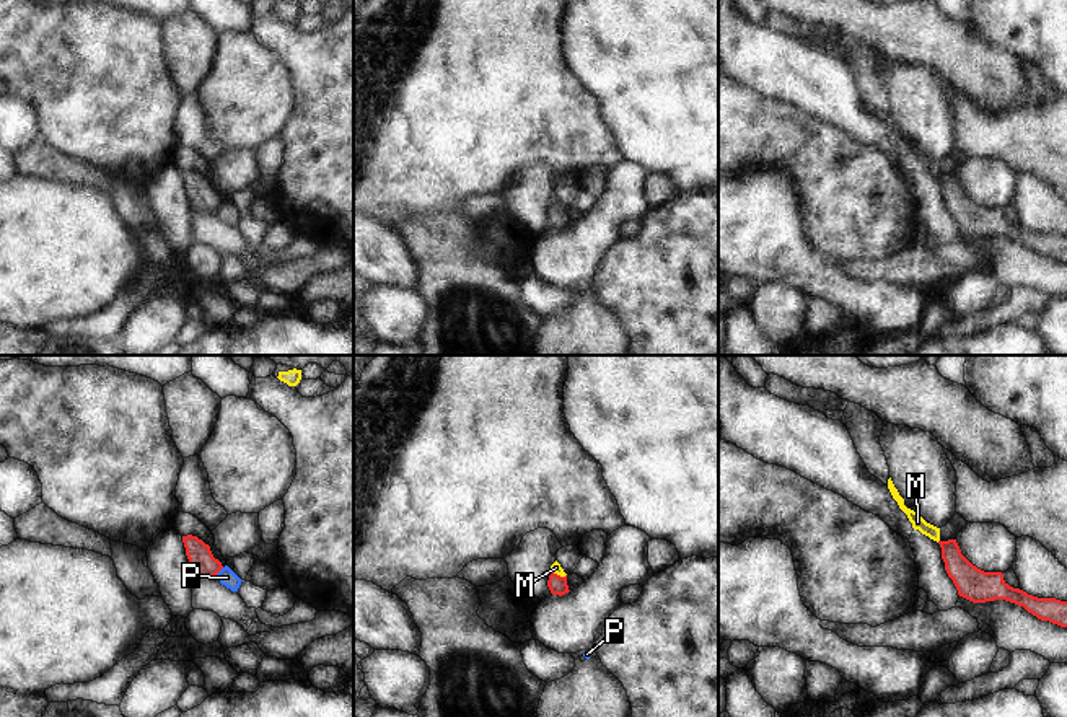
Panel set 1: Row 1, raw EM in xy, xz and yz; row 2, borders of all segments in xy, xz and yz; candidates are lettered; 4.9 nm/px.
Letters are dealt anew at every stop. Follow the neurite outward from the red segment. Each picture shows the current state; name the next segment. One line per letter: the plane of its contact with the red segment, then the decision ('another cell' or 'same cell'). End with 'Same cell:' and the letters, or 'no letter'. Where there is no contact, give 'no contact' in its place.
M: xz | same cell
P: xy | another cell
Same cell: M

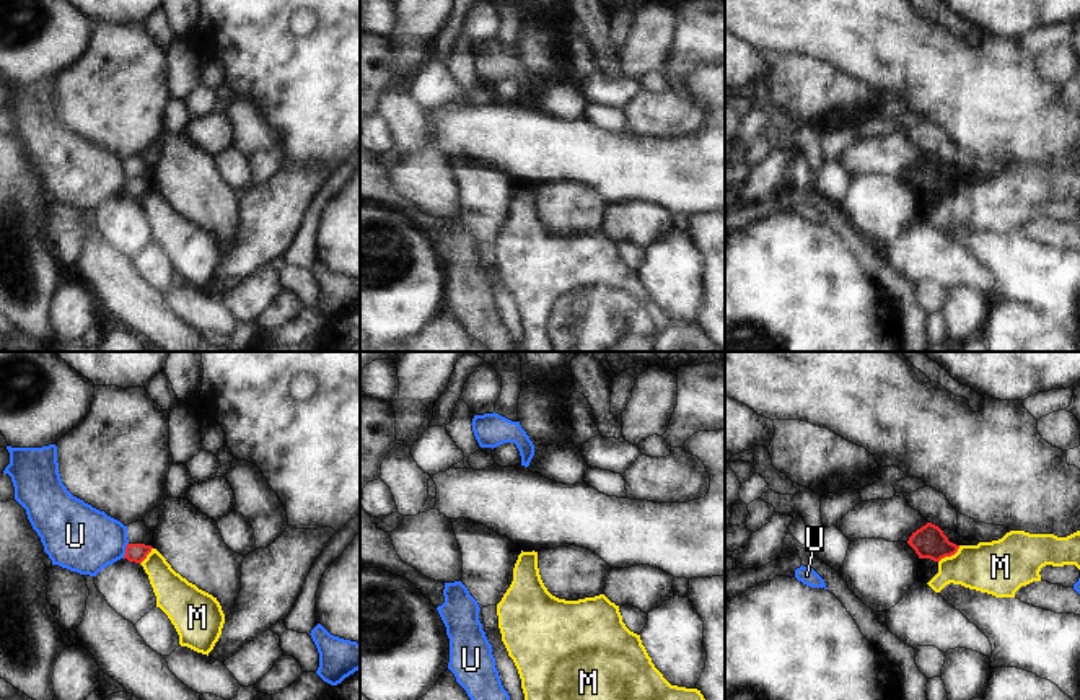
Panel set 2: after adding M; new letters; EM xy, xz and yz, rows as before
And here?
M: yz | another cell
U: xy | another cell
Same cell: no letter

